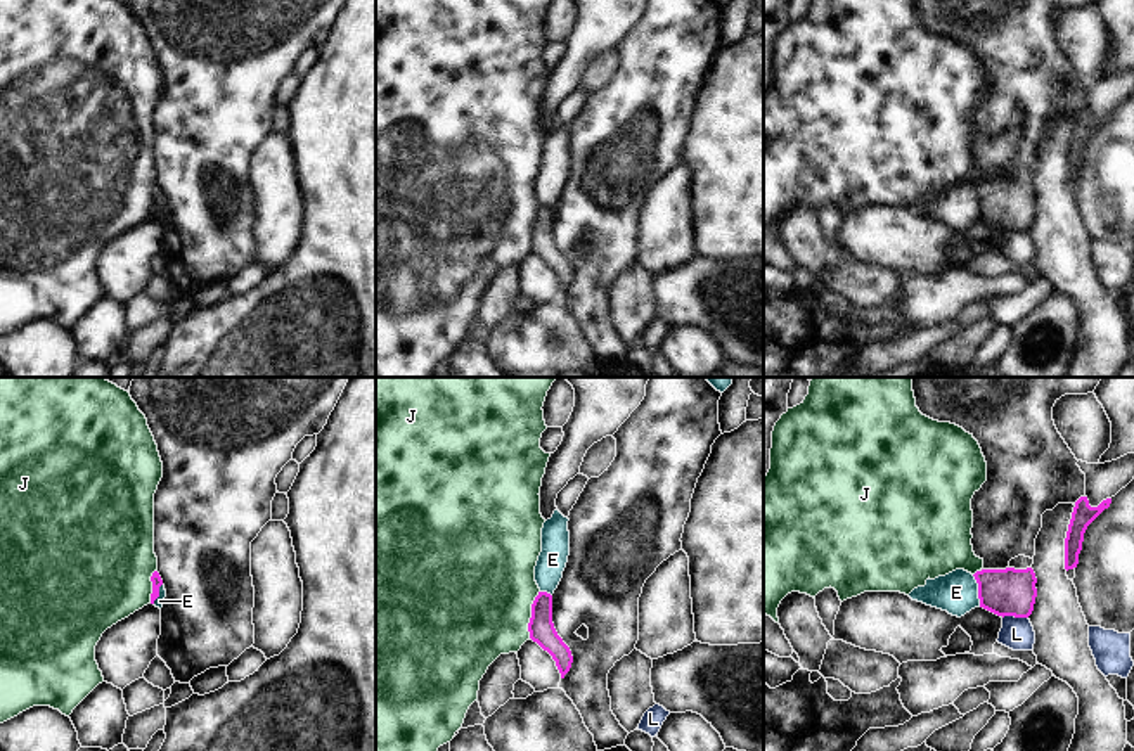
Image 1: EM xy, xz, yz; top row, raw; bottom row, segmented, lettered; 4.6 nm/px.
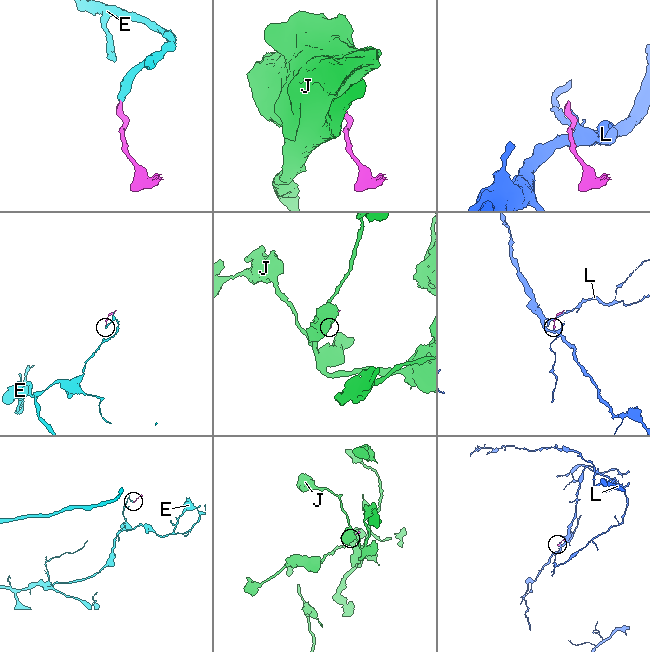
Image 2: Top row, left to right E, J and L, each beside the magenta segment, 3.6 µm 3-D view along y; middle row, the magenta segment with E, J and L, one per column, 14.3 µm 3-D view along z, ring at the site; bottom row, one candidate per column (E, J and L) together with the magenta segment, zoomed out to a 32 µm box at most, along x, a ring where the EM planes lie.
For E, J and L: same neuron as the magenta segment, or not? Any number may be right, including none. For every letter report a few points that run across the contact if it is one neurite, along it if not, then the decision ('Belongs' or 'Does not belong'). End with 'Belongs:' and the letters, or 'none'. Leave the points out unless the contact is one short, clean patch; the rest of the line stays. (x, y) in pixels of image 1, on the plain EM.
E: Line: yz (972, 187), (977, 196), (980, 218). Does not belong
J: Line: xz (539, 203), (532, 217), (528, 250). Does not belong
L: Line: yz (1027, 229), (1003, 231). Does not belong
Belongs: none.

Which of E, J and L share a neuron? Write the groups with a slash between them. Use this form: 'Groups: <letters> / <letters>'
Groups: E / J / L.

